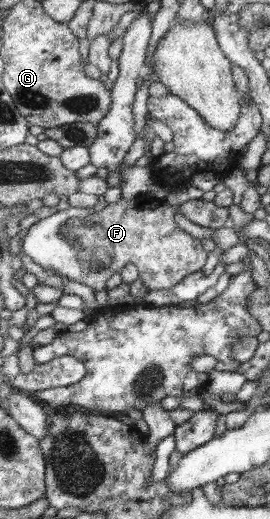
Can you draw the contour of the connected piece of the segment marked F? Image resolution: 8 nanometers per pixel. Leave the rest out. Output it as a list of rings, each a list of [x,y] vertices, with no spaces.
[[[150,195],[124,199],[108,203],[101,211],[95,212],[93,207],[72,207],[57,211],[49,218],[40,219],[25,232],[23,254],[28,255],[49,273],[60,277],[68,277],[73,281],[92,287],[95,292],[106,289],[107,279],[114,273],[120,273],[128,262],[136,265],[142,283],[146,289],[168,289],[178,285],[190,273],[200,271],[206,265],[204,247],[200,240],[180,229],[175,221],[175,214],[180,212],[178,205],[170,205],[162,196],[153,198]]]

